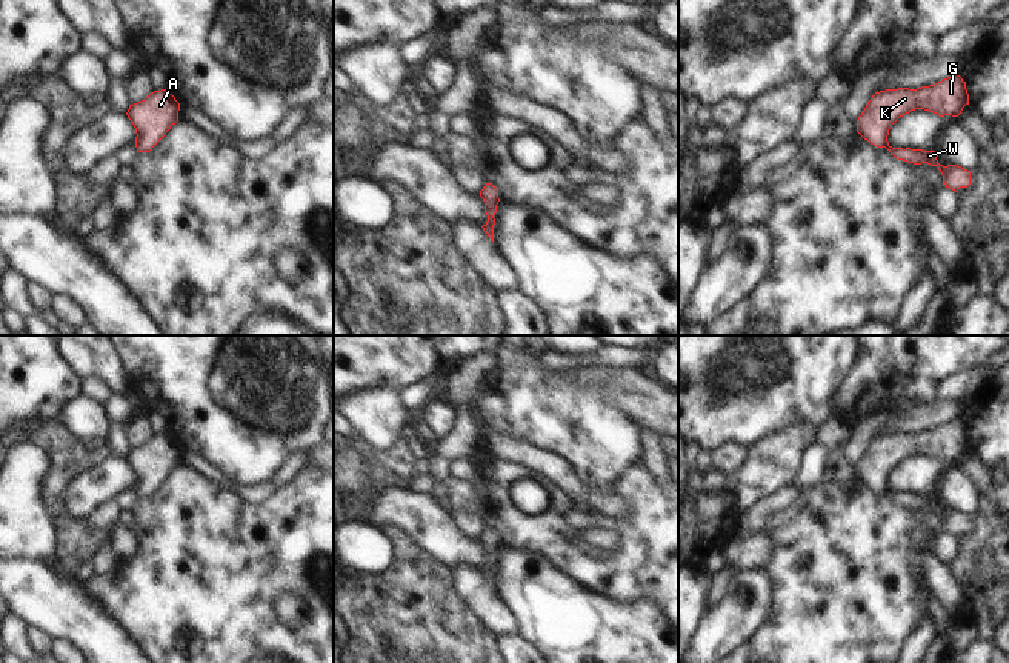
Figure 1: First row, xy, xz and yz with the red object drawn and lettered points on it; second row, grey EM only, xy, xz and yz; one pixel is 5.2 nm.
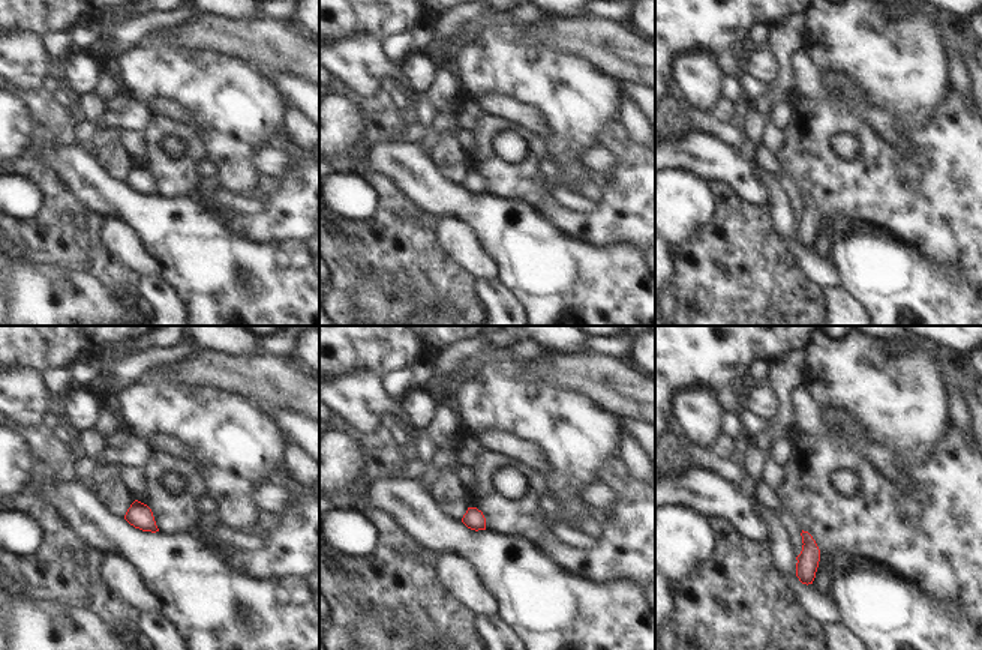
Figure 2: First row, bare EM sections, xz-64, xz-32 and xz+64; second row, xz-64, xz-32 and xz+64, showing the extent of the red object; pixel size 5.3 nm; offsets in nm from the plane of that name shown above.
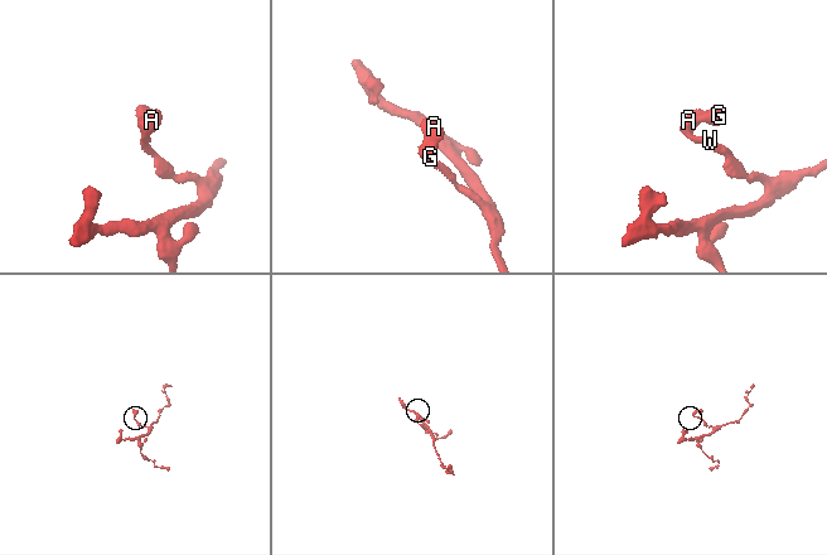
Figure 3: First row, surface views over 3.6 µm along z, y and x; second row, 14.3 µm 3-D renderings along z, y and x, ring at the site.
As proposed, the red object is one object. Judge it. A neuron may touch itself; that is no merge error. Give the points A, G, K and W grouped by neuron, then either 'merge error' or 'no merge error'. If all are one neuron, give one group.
groups A G K W; no merge error

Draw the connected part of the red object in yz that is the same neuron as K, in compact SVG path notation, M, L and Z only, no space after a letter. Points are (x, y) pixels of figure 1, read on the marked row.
M951 75L941 82L917 89L898 88L875 92L857 120L857 132L877 148L886 148L895 158L921 165L937 166L946 188L958 191L971 185L971 172L957 165L943 166L935 151L892 148L887 142L889 129L903 115L915 109L924 109L940 117L958 117L969 105L966 82Z

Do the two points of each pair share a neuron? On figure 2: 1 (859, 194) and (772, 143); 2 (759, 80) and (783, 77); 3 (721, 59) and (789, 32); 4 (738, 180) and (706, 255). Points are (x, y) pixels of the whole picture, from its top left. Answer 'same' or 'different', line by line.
1: different
2: different
3: different
4: different

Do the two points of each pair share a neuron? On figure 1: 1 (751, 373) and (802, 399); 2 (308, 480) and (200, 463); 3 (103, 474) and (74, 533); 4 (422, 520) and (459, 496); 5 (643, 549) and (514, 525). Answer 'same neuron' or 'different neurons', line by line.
1: same neuron
2: different neurons
3: different neurons
4: different neurons
5: same neuron

